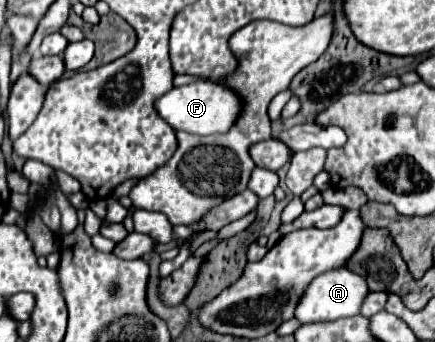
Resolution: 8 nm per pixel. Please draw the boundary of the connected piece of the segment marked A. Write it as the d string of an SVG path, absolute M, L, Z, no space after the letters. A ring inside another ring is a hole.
M339 268L339 270L329 270L321 276L317 276L307 292L303 294L297 310L295 310L295 318L301 324L311 324L311 322L331 322L337 318L349 318L349 316L357 316L363 304L363 298L367 298L369 288L367 282L363 282L363 278L347 268Z

